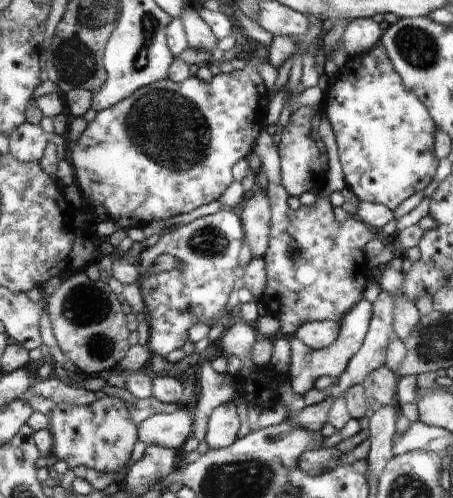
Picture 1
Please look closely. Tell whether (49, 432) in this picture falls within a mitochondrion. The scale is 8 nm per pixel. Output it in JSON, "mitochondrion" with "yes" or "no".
{"mitochondrion":"no"}

